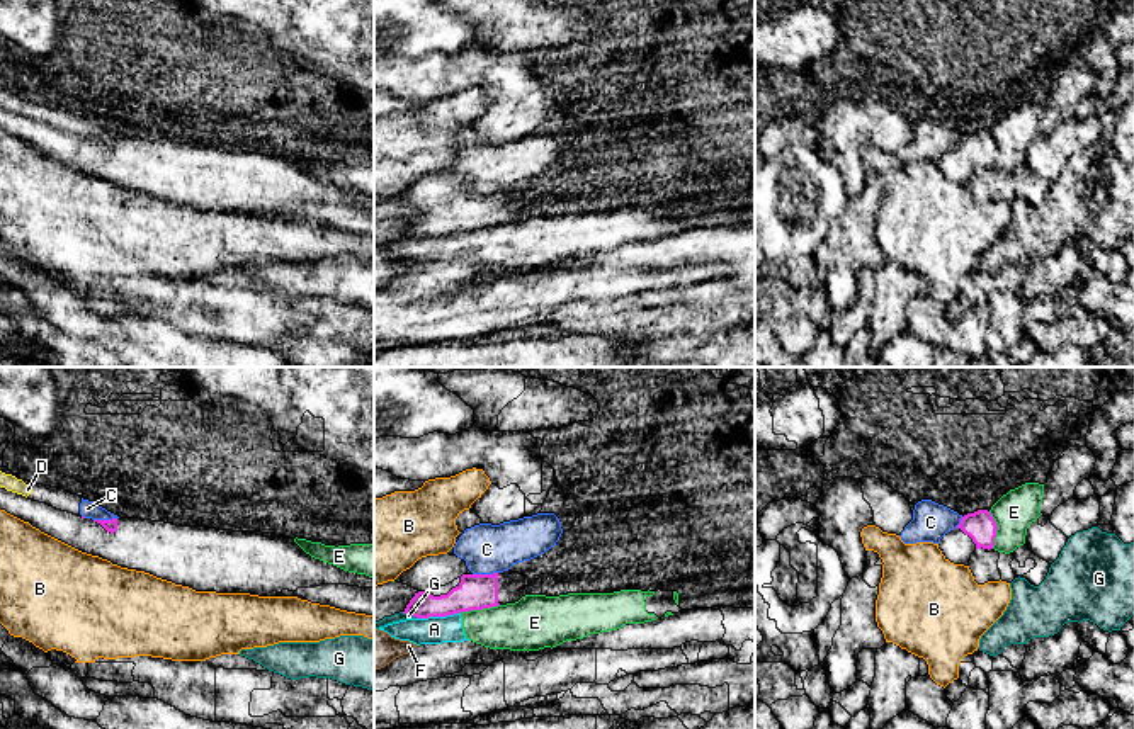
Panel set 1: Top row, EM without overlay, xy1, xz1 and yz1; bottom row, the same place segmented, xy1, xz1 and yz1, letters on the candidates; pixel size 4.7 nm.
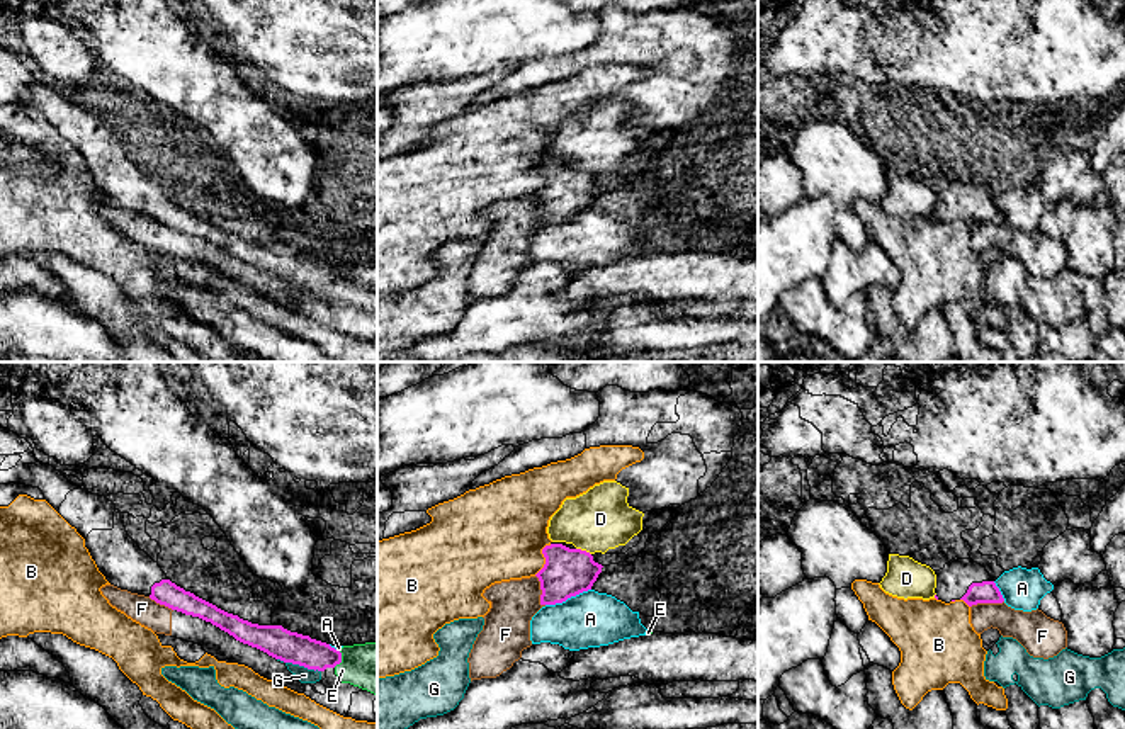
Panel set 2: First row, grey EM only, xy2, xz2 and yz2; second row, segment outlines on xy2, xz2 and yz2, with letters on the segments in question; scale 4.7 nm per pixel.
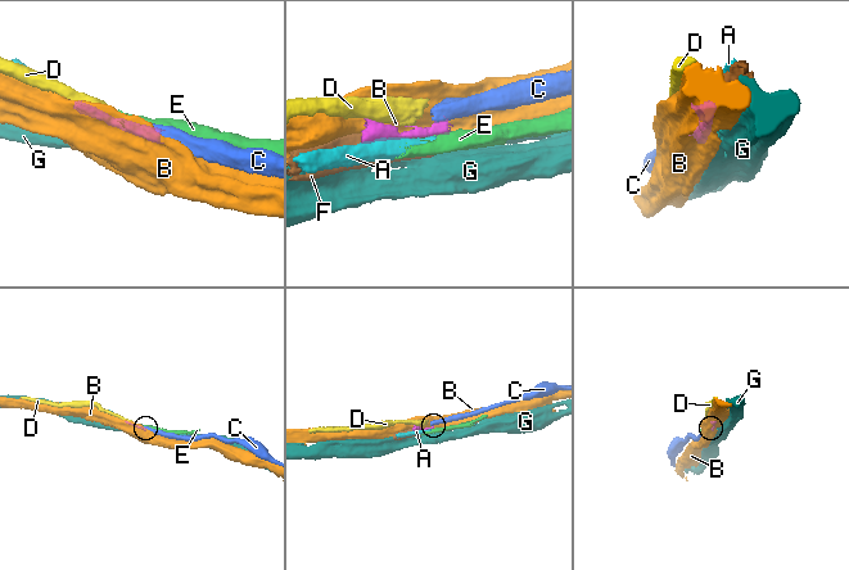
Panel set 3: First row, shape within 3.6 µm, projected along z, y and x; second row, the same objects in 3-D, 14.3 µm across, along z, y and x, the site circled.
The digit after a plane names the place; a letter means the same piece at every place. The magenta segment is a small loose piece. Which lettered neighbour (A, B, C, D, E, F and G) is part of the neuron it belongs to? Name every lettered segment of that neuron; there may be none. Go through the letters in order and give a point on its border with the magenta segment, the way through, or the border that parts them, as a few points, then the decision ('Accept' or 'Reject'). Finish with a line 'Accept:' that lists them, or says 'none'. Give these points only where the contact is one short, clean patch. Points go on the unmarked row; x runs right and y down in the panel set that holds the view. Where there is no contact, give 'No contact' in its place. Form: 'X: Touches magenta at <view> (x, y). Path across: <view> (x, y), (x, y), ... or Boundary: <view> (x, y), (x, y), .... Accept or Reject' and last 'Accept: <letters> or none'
A: Touches magenta at xz2 (568, 216). Reject
B: Touches magenta at xz2 (544, 175). Boundary: xz2 (551, 163), (542, 169), (544, 184), (534, 194). Reject
C: Touches magenta at xz1 (485, 194). Boundary: xz1 (497, 191), (473, 194). Reject
D: Touches magenta at xz2 (583, 170). Reject
E: Touches magenta at xz1 (478, 228). Reject
F: Touches magenta at xz2 (541, 208). Boundary: xz2 (536, 194), (544, 225). Reject
G: Touches magenta at xy2 (299, 284). Boundary: xy2 (277, 277), (320, 291). Reject
Accept: none

